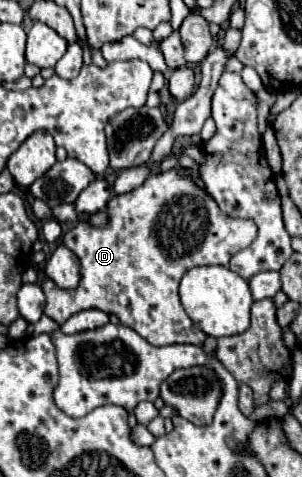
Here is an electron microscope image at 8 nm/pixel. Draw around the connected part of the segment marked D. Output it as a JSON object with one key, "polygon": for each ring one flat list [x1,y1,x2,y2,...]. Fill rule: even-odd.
{"polygon":[[180,166,170,168,170,170,166,170,166,172,154,172,154,174,150,174,150,178,144,182,144,186,136,188,134,192,128,192,128,194,110,198,110,200,108,200,108,206,106,206,106,214,108,214,108,222,106,222,104,226,92,226,92,224,88,224,86,220,80,220,72,230,68,230,68,232,64,234,64,246,68,246,68,248,78,256,78,260,80,260,80,282,78,282,78,286,72,288,72,290,60,290,50,278,44,278,44,282,42,282,42,290,44,290,44,294,46,294,44,314,50,316,52,320,56,320,56,322,62,326,72,314,76,314,76,312,80,312,80,310,98,308,98,310,102,310,102,312,106,312,106,314,116,314,122,324,134,328,142,338,146,338,146,340,148,340,150,344,154,344,154,346,164,346,164,344,202,344,204,338,206,338,206,334,204,334,200,328,196,328,196,324,188,318,186,310,182,308,182,302,180,302,180,296,178,296,180,280,182,280,182,276,184,276,190,268,196,268,196,266,210,266,210,264,224,264,224,266,228,266,228,260,230,260,236,252,240,252,242,248,246,248,246,246,250,246,250,244,254,242,254,238,256,238,256,224,254,224,252,220,246,220,246,218,232,218,232,216,224,214,224,212,218,208,218,204,214,202,214,198,212,198,204,188,200,188,192,176,186,176]]}

